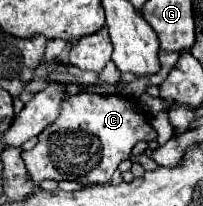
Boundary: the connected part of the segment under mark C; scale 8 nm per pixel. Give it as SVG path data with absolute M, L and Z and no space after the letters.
M76 93L62 103L60 117L54 125L46 127L38 135L38 143L30 151L22 151L26 171L40 187L42 181L80 181L84 185L110 183L112 173L120 161L130 157L132 147L138 141L154 141L156 129L148 123L148 117L136 111L136 101L124 95L90 95Z

